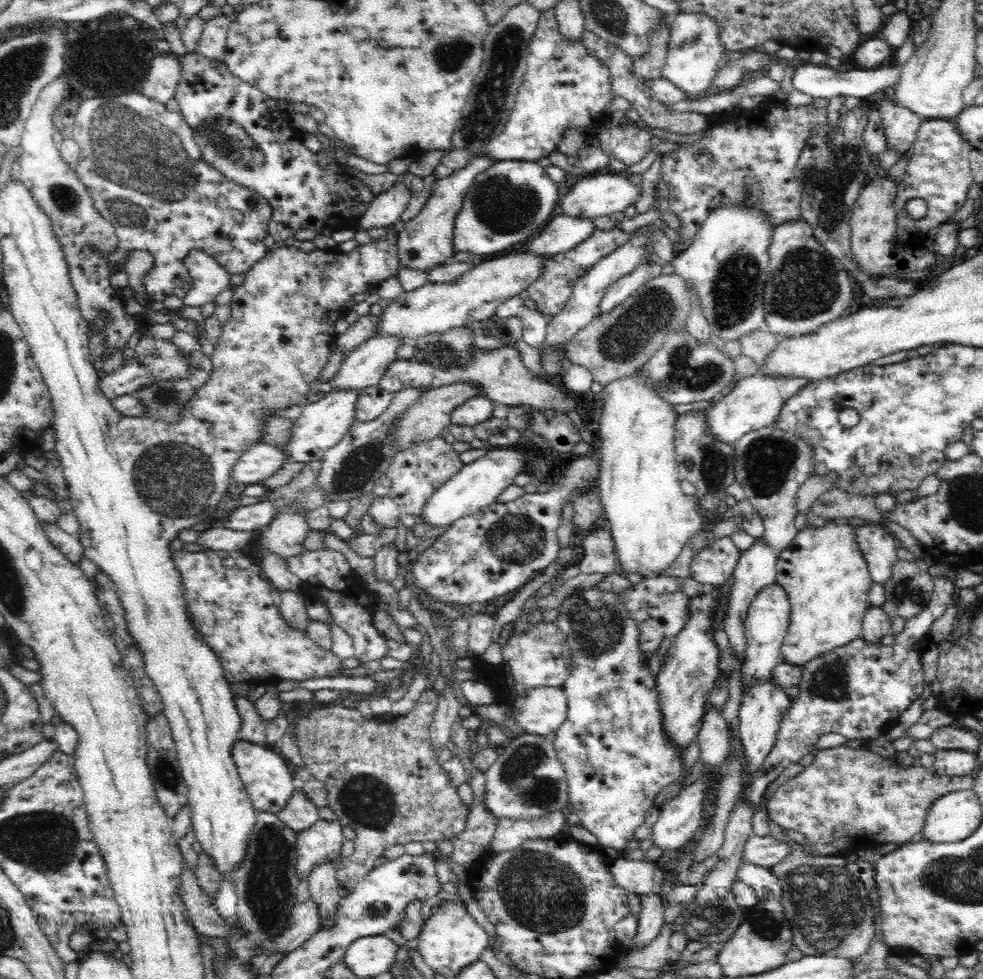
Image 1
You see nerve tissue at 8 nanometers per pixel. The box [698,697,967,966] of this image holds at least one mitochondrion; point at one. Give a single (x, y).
(830, 909)

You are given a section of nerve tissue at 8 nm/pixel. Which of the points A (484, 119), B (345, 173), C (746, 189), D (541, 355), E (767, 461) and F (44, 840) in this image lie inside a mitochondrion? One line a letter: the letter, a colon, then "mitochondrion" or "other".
A: mitochondrion
B: other
C: mitochondrion
D: other
E: mitochondrion
F: mitochondrion

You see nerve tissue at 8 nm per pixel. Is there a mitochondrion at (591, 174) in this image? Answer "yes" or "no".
no

